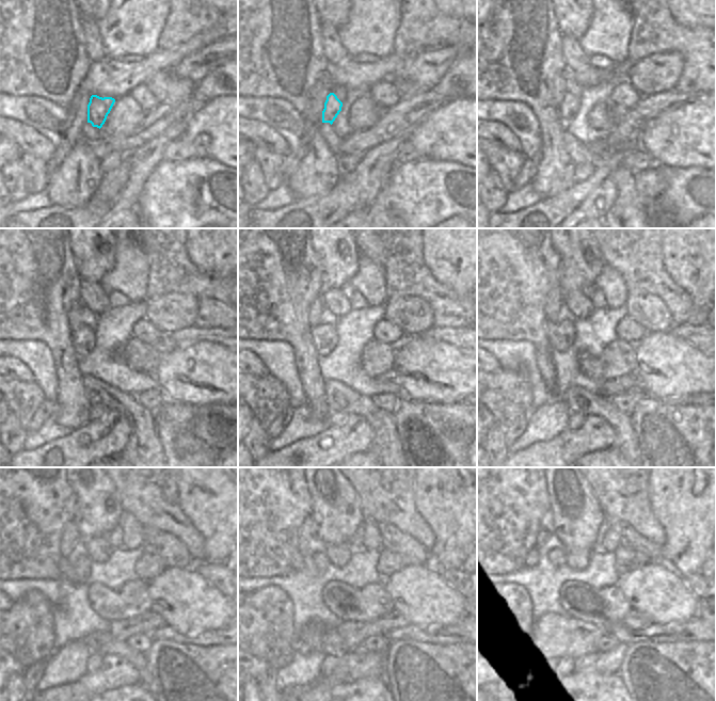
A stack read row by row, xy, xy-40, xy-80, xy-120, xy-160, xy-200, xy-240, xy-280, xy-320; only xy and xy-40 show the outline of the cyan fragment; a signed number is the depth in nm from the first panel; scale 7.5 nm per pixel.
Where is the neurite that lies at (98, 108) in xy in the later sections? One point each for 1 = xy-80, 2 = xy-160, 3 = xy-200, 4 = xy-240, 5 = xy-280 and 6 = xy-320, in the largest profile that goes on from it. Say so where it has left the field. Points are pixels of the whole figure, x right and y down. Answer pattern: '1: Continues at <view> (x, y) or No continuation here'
1: Continues at xy-80 (568, 108)
2: Continues at xy-160 (323, 336)
3: Continues at xy-200 (560, 335)
4: Continues at xy-240 (78, 572)
5: Continues at xy-280 (320, 559)
6: Continues at xy-320 (558, 556).

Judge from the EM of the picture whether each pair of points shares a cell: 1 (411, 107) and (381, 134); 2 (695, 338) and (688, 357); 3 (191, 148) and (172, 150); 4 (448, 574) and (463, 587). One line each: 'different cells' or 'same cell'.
1: same cell
2: different cells
3: same cell
4: same cell

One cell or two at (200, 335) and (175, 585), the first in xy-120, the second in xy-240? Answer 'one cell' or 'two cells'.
two cells

